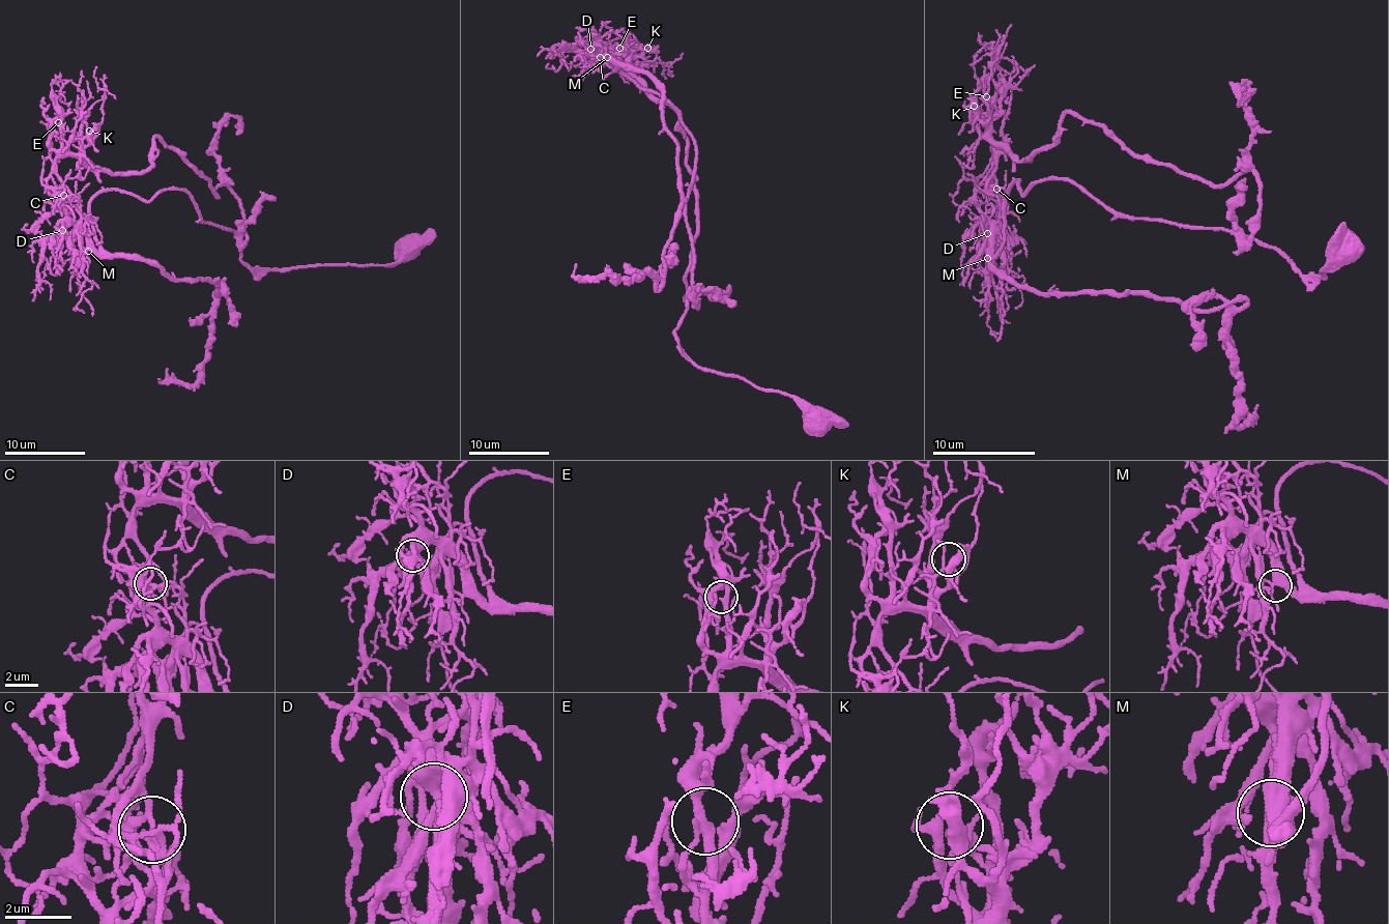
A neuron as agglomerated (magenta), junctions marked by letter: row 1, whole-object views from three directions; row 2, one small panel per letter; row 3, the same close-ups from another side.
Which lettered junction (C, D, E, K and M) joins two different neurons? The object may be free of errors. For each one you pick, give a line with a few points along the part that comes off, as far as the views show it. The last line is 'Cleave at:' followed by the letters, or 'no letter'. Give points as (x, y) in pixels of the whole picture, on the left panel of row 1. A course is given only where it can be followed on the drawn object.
C: foreign part runs (63, 196), (57, 157), (139, 173), (154, 138), (215, 195), (226, 185), (244, 240), (242, 224), (276, 198)
Cleave at: C

